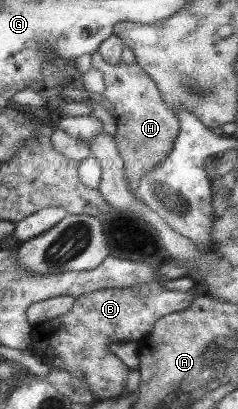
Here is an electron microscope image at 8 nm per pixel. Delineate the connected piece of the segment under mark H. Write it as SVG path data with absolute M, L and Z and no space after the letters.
M97 51L90 54L90 60L90 68L101 72L101 76L103 76L104 88L102 96L104 100L109 101L109 104L113 106L113 115L111 116L113 117L112 122L115 123L113 124L115 126L115 135L112 138L123 162L122 170L127 176L130 188L131 190L136 190L136 183L139 178L152 170L159 162L162 162L171 151L175 136L178 133L178 121L168 106L161 100L155 83L141 70L141 67L135 61L127 64L120 60L119 63L110 65L103 60L103 57Z

